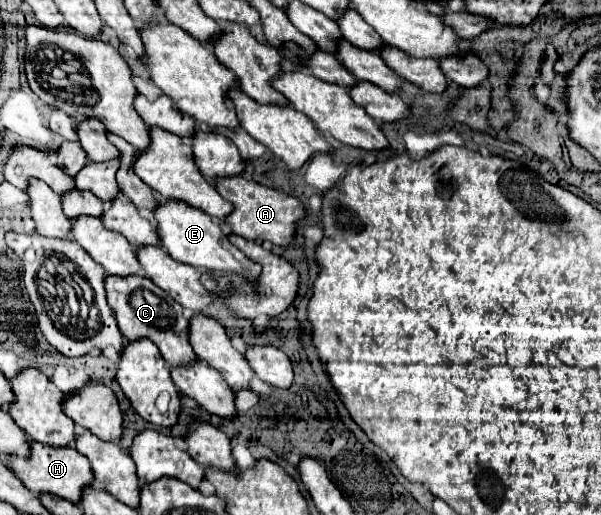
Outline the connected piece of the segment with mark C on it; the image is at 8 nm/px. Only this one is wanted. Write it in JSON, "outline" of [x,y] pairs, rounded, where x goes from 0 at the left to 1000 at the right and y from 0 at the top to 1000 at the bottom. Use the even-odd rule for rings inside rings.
{"outline":[[[228,534],[178,538],[175,561],[178,561],[178,584],[191,604],[191,616],[195,616],[195,627],[198,627],[198,639],[201,639],[208,662],[225,662],[225,658],[245,654],[248,662],[255,662],[265,674],[271,697],[281,709],[308,713],[308,705],[331,701],[331,693],[324,689],[324,682],[314,666],[318,608],[304,604],[304,596],[291,581],[285,581],[275,565],[258,557],[258,550],[251,550],[248,542],[228,538]]]}

